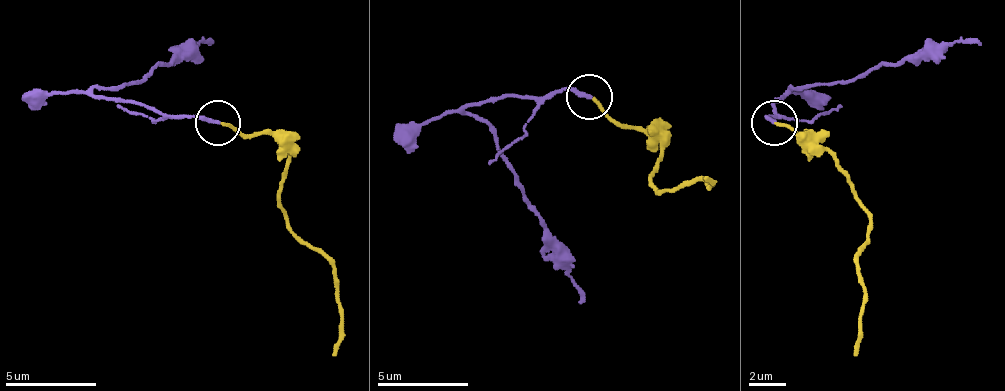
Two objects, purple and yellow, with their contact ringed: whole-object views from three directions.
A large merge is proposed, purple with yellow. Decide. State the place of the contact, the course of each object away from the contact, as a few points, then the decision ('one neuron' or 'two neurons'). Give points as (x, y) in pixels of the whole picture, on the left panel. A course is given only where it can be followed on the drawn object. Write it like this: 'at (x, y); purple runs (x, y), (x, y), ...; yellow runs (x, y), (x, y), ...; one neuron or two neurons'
at (218, 123); purple runs (219, 121), (169, 117), (105, 99), (100, 89), (141, 80), (155, 67), (173, 62), (214, 39); yellow runs (219, 121), (242, 135), (274, 135), (287, 149), (278, 190), (287, 222), (333, 267), (342, 340), (333, 354); one neuron

